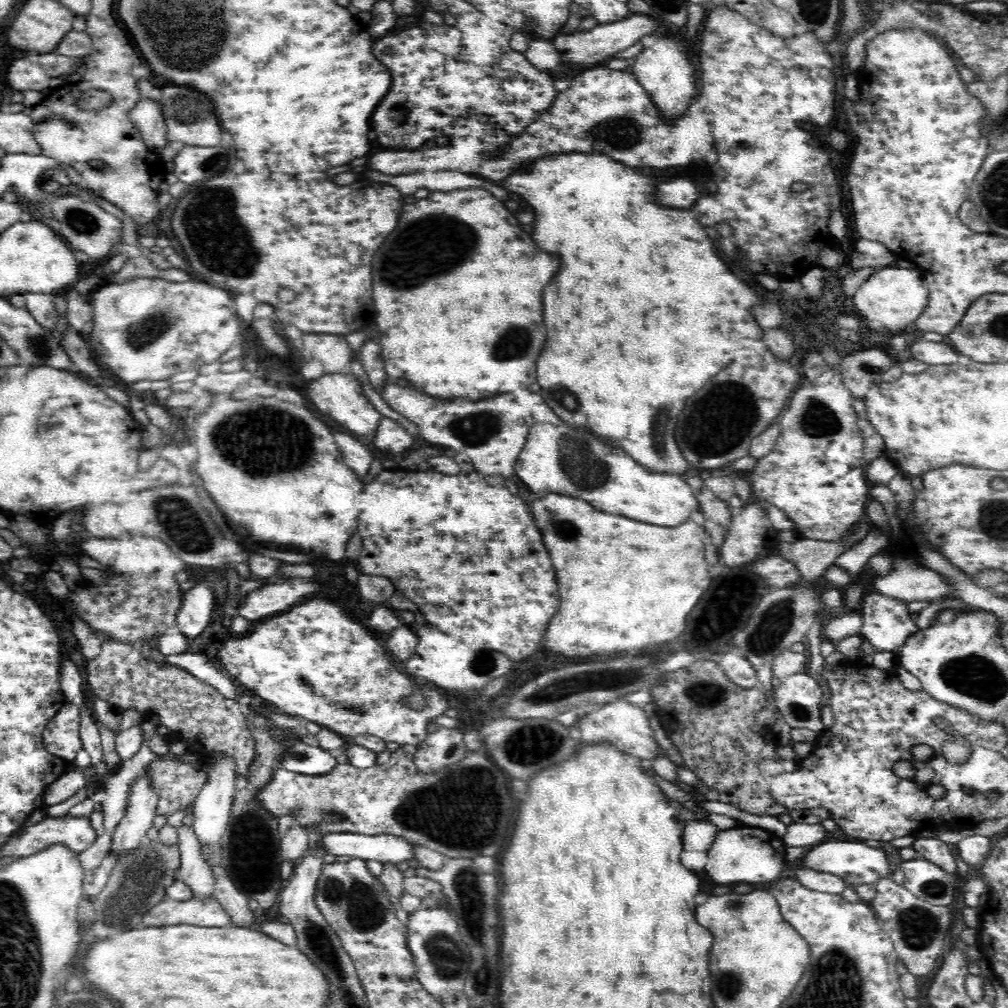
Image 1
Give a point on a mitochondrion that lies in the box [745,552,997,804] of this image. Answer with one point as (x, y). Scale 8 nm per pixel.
(800, 712)

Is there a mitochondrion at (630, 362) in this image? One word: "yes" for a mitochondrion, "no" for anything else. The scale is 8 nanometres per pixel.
no

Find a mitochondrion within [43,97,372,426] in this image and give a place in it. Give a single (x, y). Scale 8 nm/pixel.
(211, 224)

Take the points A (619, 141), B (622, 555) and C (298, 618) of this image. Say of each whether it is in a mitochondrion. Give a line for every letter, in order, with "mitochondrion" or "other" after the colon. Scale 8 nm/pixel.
A: mitochondrion
B: other
C: other

